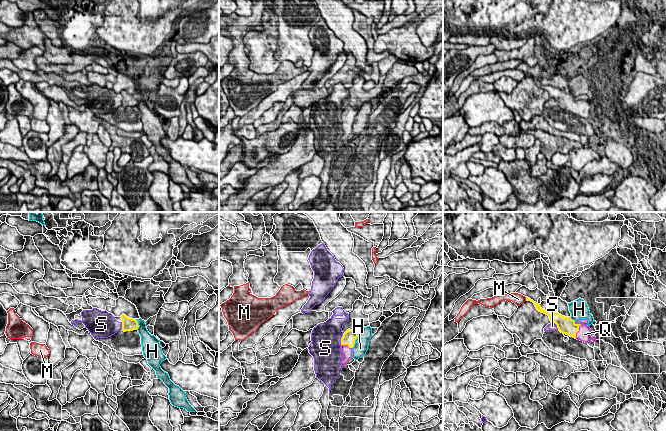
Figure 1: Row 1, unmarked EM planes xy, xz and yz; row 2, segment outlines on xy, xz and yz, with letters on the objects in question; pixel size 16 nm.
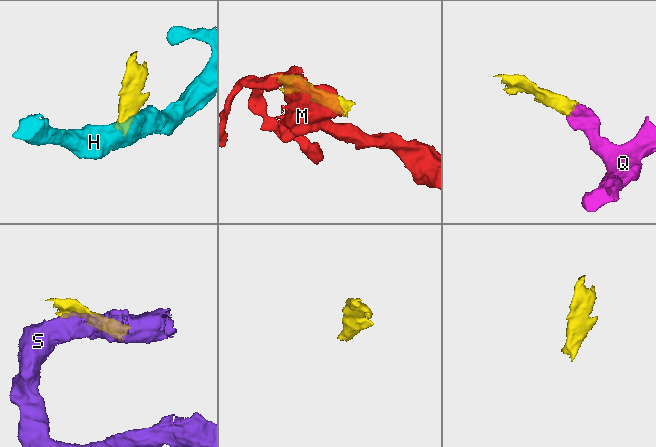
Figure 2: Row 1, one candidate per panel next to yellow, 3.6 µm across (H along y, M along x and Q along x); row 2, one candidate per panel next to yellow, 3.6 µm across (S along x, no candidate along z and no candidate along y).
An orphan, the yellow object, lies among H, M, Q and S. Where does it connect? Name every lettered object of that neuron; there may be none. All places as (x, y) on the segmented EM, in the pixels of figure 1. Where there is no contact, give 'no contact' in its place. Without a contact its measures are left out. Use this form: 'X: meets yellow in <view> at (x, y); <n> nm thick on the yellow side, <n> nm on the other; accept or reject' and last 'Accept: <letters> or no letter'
H: meets yellow in xz at (354, 341); 220 nm thick on the yellow side, 240 nm on the other; reject
M: meets yellow in yz at (526, 299); 90 nm thick on the yellow side, 180 nm on the other; reject
Q: meets yellow in yz at (578, 330); 280 nm thick on the yellow side, 220 nm on the other; accept
S: meets yellow in xz at (341, 339); 220 nm thick on the yellow side, 480 nm on the other; reject
Accept: Q

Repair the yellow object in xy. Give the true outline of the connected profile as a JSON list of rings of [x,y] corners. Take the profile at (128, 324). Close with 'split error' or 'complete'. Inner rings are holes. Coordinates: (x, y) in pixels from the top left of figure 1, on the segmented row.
[[[125,314],[121,315],[122,319],[122,331],[133,331],[137,330],[139,325],[136,319],[127,317]]]; complete

